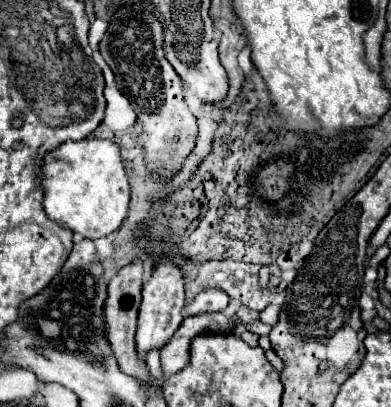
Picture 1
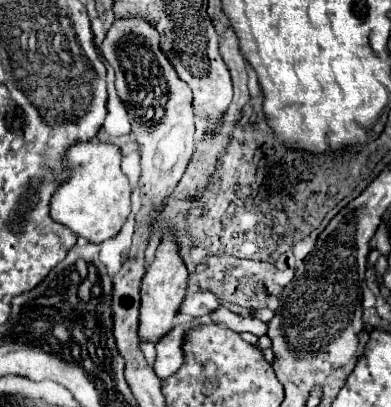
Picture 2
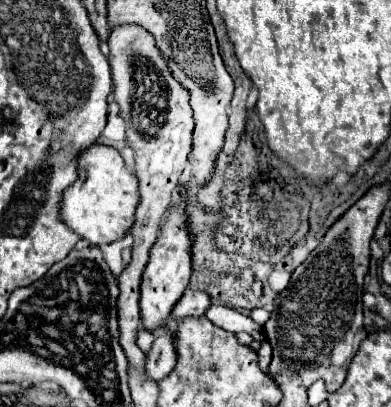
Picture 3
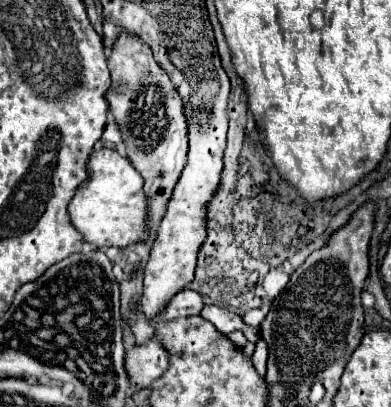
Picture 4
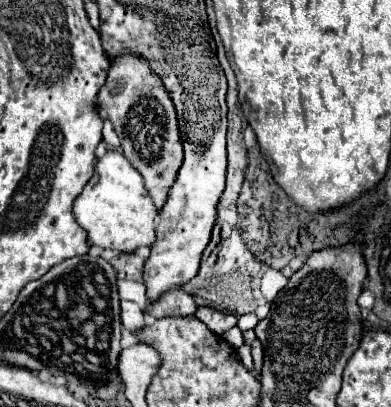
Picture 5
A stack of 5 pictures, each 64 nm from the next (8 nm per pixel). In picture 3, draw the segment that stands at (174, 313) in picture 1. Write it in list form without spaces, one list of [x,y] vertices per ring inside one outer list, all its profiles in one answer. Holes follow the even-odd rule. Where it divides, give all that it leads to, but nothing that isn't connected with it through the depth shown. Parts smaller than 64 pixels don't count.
[[[176,198],[176,202],[168,210],[168,220],[164,222],[156,244],[150,250],[150,260],[142,274],[142,296],[140,296],[140,312],[142,312],[142,326],[146,330],[164,328],[170,312],[188,288],[192,276],[192,234],[188,228],[188,216],[184,210],[186,200]]]

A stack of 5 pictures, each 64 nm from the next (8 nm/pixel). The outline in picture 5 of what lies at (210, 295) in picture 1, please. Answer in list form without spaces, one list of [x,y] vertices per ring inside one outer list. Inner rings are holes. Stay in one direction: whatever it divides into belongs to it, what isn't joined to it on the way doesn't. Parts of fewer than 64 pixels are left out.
[[[168,290],[164,296],[160,296],[156,302],[148,304],[144,314],[152,318],[164,318],[164,316],[190,316],[196,312],[194,296],[188,296],[184,290]]]

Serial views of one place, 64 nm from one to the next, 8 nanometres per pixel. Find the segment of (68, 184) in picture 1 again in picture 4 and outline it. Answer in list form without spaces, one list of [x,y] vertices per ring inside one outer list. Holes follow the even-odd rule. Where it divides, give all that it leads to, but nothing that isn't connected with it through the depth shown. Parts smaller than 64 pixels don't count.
[[[110,148],[94,150],[88,160],[88,174],[90,178],[68,204],[70,220],[84,234],[84,240],[98,248],[126,248],[148,240],[148,202],[142,190],[142,176],[132,168],[130,160]]]

